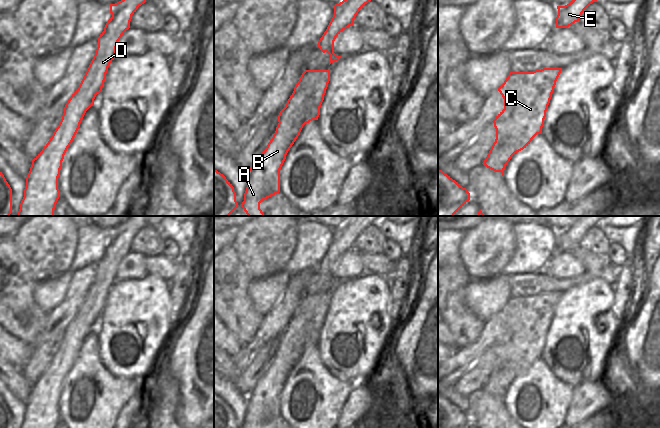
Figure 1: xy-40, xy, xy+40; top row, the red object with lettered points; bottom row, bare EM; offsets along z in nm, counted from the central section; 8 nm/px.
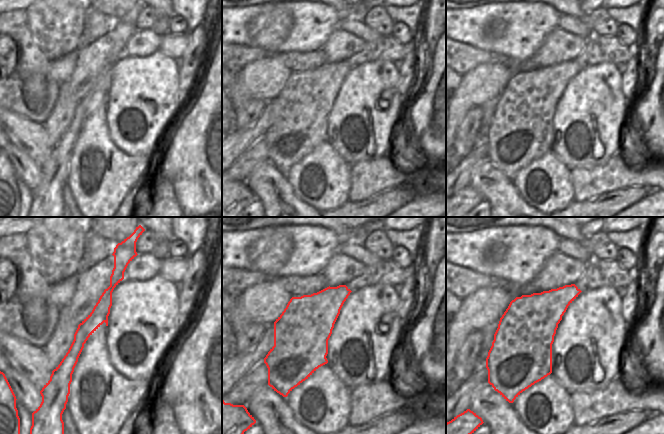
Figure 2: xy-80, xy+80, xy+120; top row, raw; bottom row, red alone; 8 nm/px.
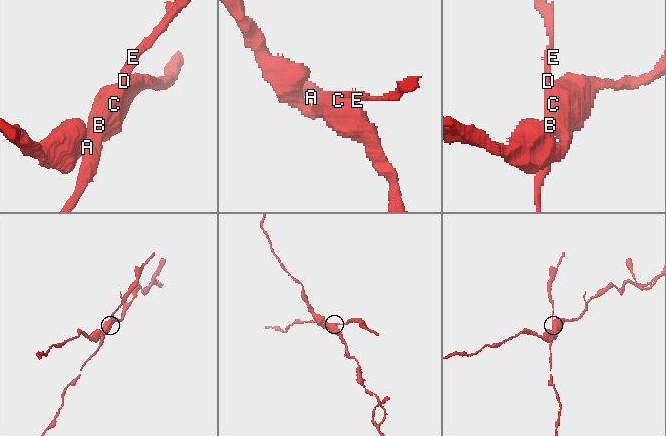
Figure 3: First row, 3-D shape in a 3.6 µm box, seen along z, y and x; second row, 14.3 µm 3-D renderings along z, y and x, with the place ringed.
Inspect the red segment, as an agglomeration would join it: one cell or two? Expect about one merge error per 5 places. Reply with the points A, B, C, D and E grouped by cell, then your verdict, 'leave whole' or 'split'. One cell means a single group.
A B D E / C | split

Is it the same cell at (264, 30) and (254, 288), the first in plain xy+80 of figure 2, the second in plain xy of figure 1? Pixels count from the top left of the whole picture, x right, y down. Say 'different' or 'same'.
different

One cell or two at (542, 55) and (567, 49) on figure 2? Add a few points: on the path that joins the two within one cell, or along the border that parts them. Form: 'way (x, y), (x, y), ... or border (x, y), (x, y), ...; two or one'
way (548, 54), (555, 49), (561, 49); one

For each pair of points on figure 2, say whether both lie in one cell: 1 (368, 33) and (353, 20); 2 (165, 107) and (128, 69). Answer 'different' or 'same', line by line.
1: same
2: same

